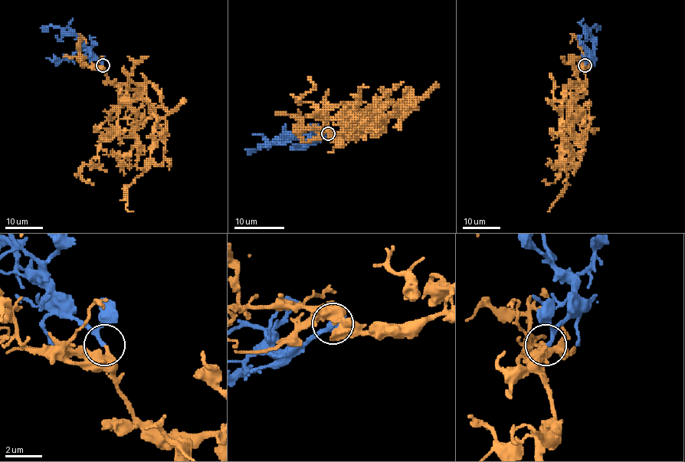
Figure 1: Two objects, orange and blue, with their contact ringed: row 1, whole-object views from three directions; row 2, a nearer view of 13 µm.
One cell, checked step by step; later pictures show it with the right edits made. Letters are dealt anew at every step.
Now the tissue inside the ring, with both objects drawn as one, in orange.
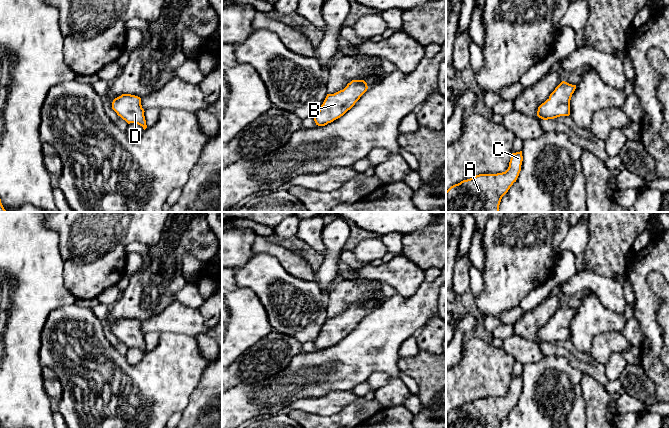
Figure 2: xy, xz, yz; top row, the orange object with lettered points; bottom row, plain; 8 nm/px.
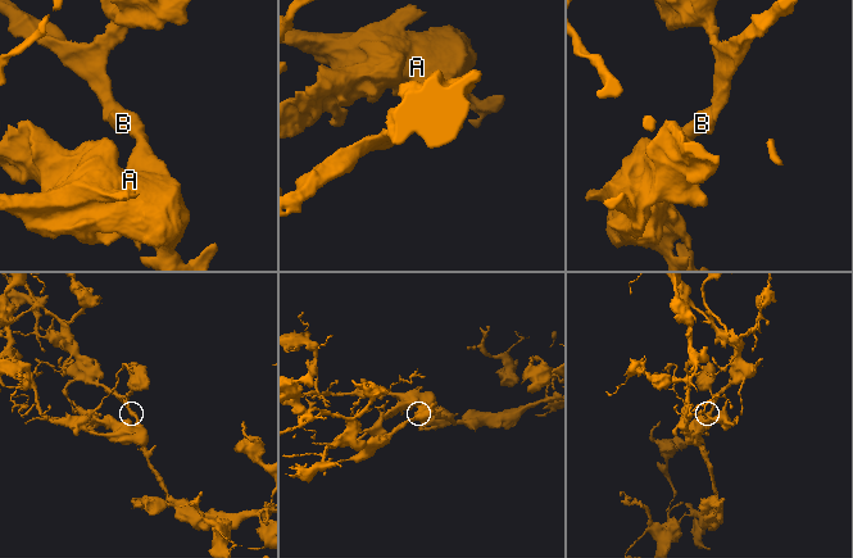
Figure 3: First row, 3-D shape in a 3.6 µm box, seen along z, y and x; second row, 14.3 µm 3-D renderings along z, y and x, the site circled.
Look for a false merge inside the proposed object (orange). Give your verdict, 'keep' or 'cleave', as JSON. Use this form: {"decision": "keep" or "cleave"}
{"decision": "keep"}

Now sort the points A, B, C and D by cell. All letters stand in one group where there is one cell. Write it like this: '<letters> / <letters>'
A B C D

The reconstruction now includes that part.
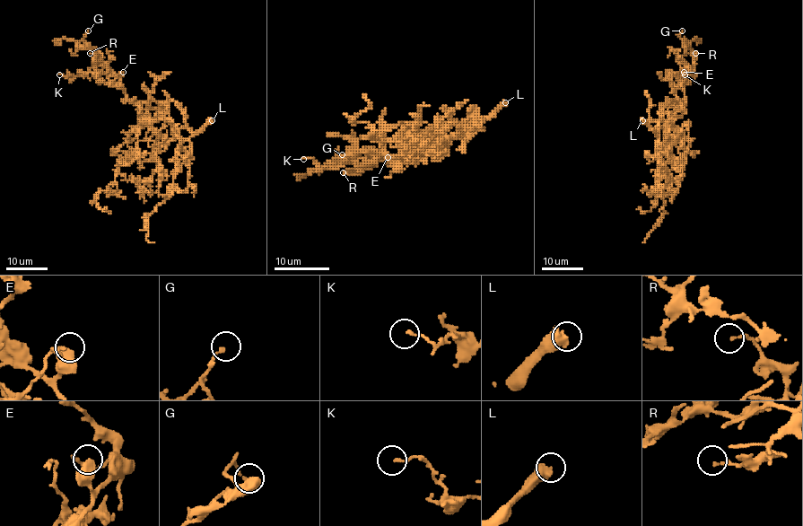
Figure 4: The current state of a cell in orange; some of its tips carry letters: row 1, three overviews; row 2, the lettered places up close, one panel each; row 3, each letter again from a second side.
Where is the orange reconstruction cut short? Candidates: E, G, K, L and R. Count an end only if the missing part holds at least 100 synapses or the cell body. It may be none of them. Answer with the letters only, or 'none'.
L

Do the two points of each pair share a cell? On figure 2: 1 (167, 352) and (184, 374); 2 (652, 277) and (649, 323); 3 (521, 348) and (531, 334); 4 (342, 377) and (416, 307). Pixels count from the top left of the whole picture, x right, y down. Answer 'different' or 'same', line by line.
1: same
2: different
3: different
4: same

